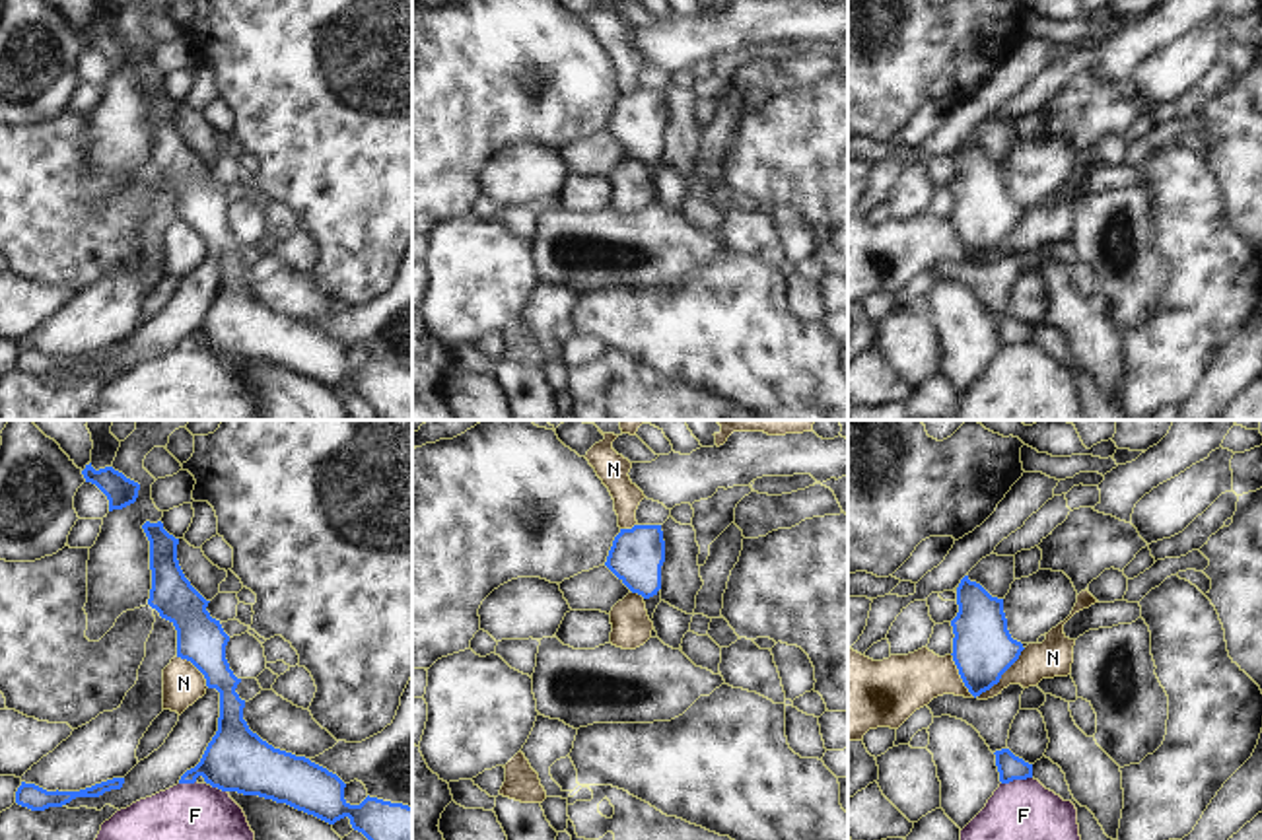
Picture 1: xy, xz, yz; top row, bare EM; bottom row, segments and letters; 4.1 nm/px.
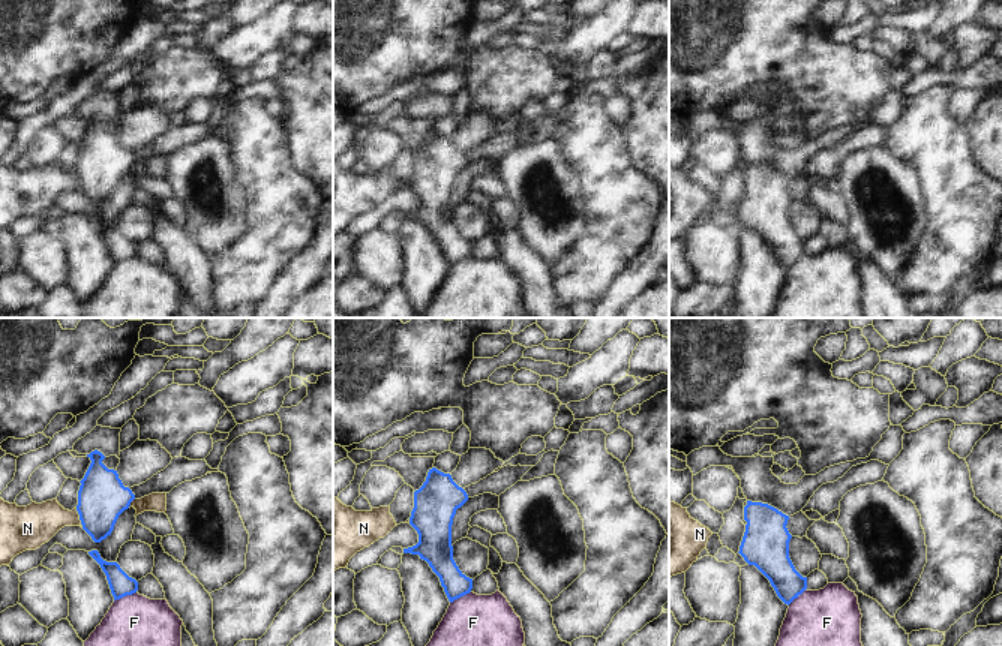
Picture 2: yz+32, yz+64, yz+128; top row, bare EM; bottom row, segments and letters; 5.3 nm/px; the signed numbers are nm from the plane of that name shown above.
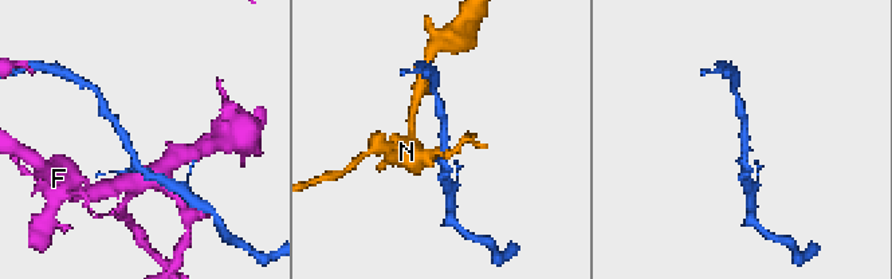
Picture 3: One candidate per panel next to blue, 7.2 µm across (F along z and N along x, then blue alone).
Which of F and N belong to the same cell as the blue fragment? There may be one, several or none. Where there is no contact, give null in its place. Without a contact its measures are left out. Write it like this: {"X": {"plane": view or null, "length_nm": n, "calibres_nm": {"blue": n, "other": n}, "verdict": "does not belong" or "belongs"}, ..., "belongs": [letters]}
{"F": {"plane": "yz", "length_nm": 130, "calibres_nm": {"blue": 110, "other": 260}, "verdict": "does not belong"}, "N": {"plane": "yz", "length_nm": 320, "calibres_nm": {"blue": 260, "other": 150}, "verdict": "does not belong"}, "belongs": []}

